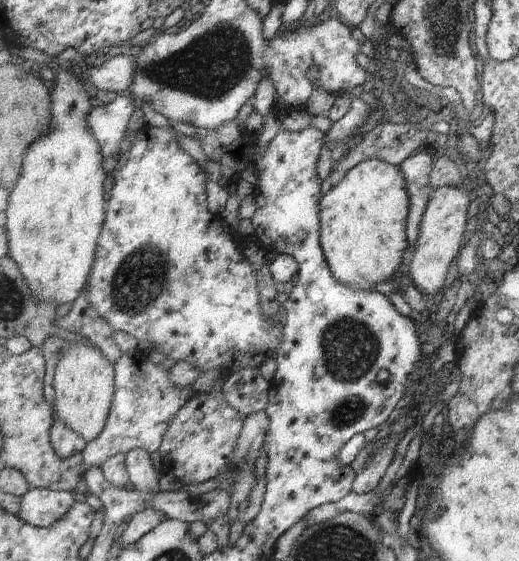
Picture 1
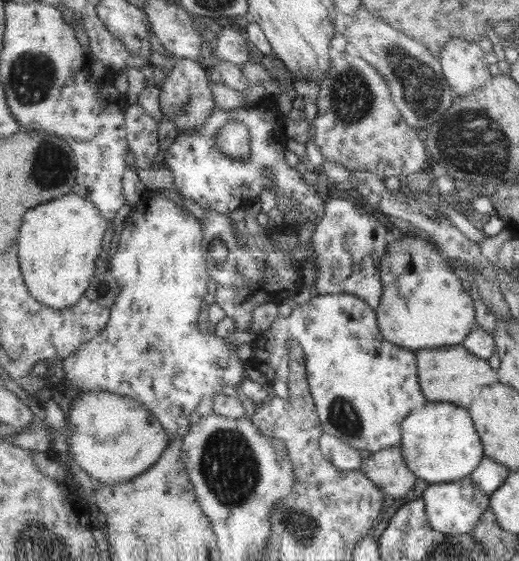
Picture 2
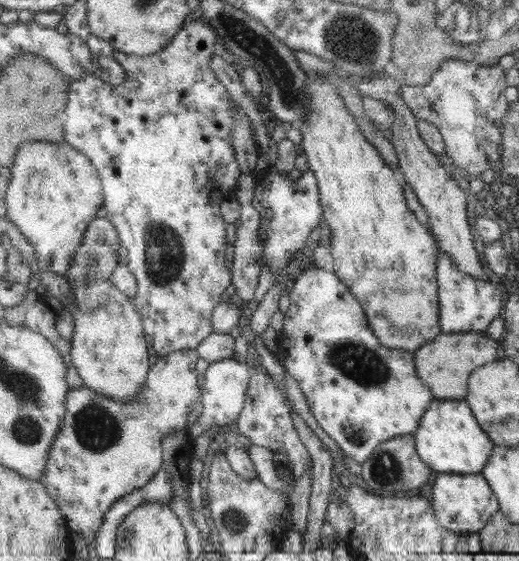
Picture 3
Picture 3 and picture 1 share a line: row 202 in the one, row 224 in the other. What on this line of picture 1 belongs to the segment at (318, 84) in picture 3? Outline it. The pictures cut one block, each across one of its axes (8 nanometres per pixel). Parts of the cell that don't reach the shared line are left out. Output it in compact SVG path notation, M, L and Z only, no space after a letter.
M380 158L360 162L320 200L321 246L333 274L343 284L357 291L375 291L379 282L390 281L405 269L408 253L407 222L410 215L410 194L403 171Z

